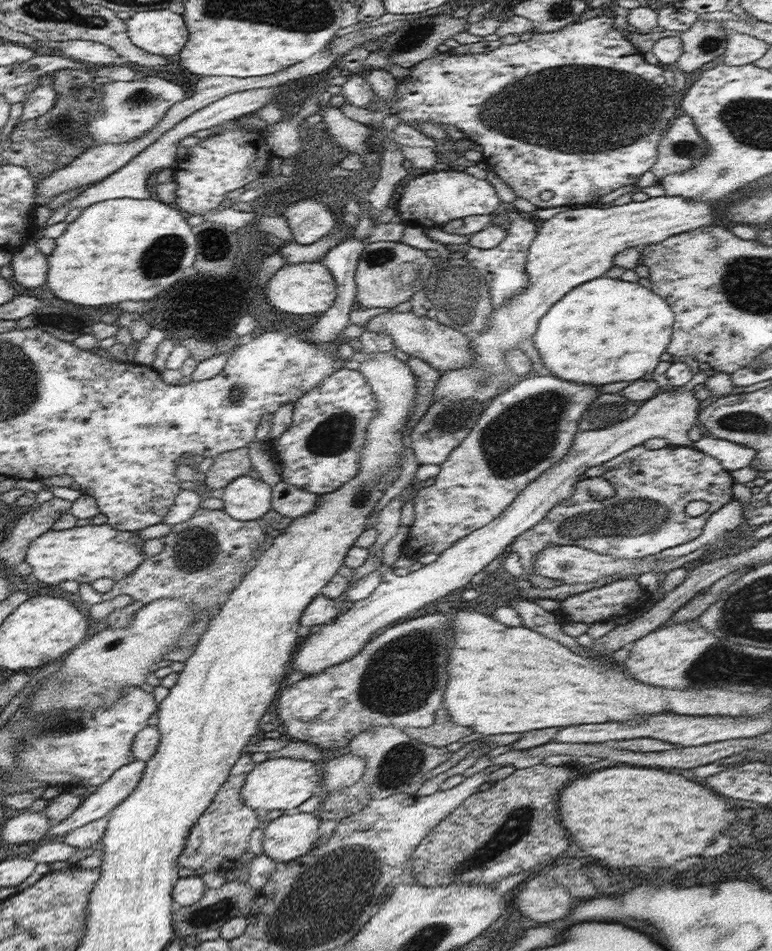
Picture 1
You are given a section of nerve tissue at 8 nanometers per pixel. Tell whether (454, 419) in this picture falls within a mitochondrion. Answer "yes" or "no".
yes

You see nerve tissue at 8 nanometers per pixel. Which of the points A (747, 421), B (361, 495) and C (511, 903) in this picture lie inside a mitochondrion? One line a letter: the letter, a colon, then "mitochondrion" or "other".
A: mitochondrion
B: mitochondrion
C: other

